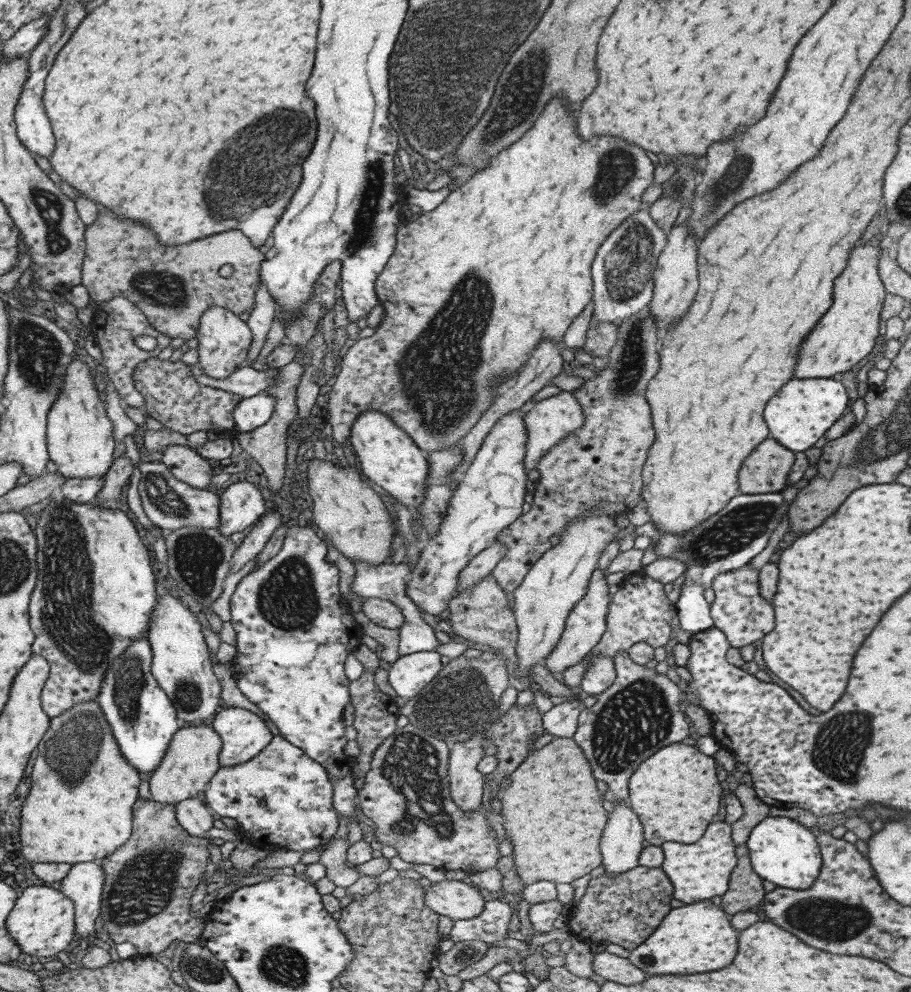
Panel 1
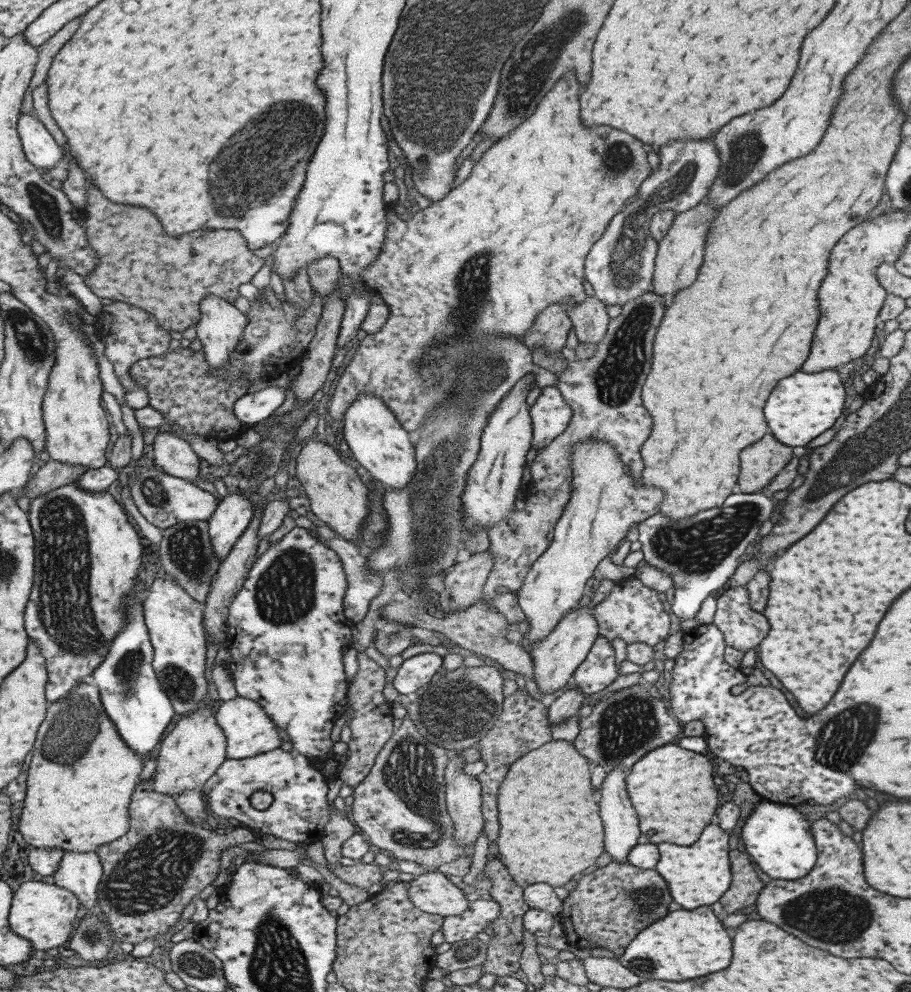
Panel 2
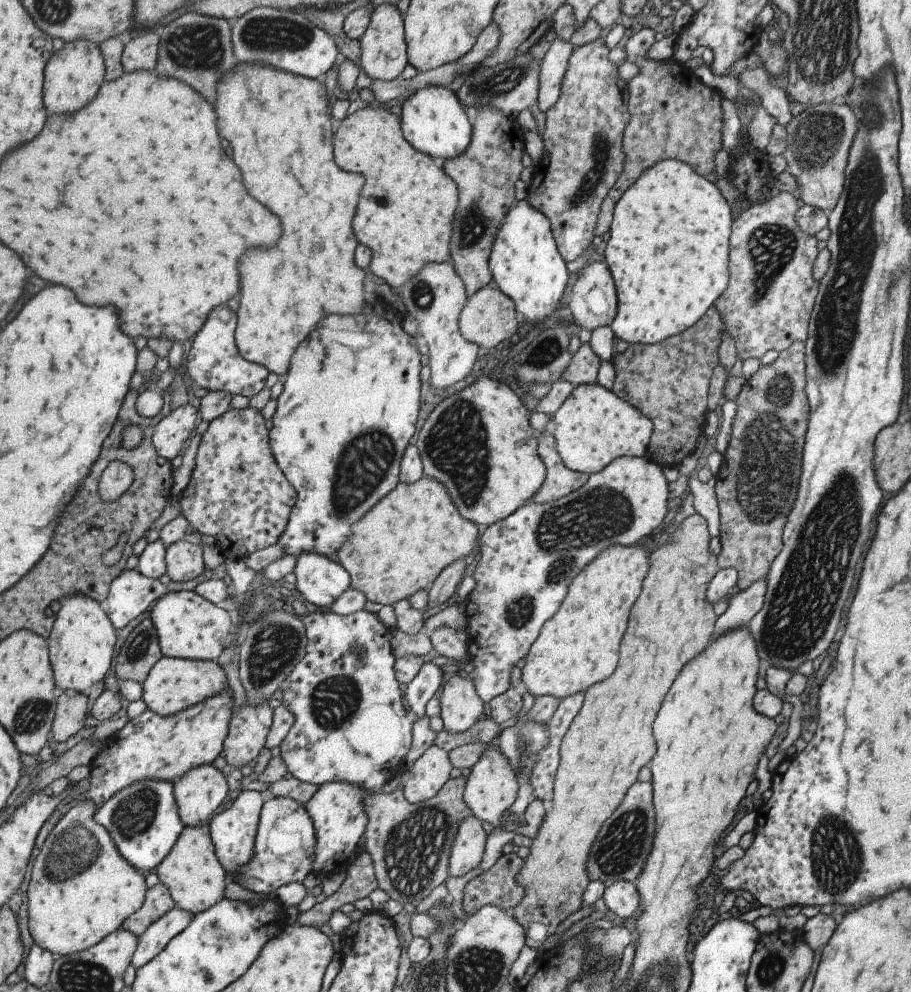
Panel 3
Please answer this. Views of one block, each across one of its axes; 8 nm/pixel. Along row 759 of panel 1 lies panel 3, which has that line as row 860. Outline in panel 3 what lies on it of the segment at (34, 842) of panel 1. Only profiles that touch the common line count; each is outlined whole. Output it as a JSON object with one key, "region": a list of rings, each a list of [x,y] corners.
{"region":[[[84,806],[70,810],[50,832],[32,868],[26,896],[34,943],[60,957],[98,945],[144,905],[145,878],[121,858],[106,828],[86,816]]]}

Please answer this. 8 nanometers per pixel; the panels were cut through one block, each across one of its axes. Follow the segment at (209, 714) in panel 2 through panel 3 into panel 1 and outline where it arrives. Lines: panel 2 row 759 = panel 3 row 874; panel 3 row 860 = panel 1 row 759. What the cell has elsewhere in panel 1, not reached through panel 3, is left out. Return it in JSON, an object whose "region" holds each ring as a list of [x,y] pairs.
{"region":[[[210,722],[180,727],[168,745],[163,762],[160,762],[160,766],[148,780],[152,798],[158,803],[176,806],[187,798],[201,797],[208,789],[210,780],[219,772],[218,756],[222,746],[221,736]]]}

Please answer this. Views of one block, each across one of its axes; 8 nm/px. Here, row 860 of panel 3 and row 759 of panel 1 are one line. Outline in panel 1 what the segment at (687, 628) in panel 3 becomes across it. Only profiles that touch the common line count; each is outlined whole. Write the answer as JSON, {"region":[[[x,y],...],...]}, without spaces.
{"region":[[[556,737],[550,743],[542,746],[540,750],[530,752],[528,758],[526,758],[514,772],[511,772],[510,779],[512,779],[512,784],[502,790],[499,796],[503,808],[502,825],[504,825],[504,829],[506,830],[505,836],[507,836],[512,843],[515,871],[519,874],[526,887],[540,881],[549,881],[556,885],[562,883],[571,884],[576,878],[588,874],[591,870],[603,864],[601,840],[604,834],[604,826],[606,826],[606,810],[604,810],[604,806],[602,806],[600,794],[598,794],[598,788],[596,788],[597,781],[594,779],[594,776],[592,776],[592,768],[586,757],[584,757],[584,751],[578,747],[572,737]]]}

